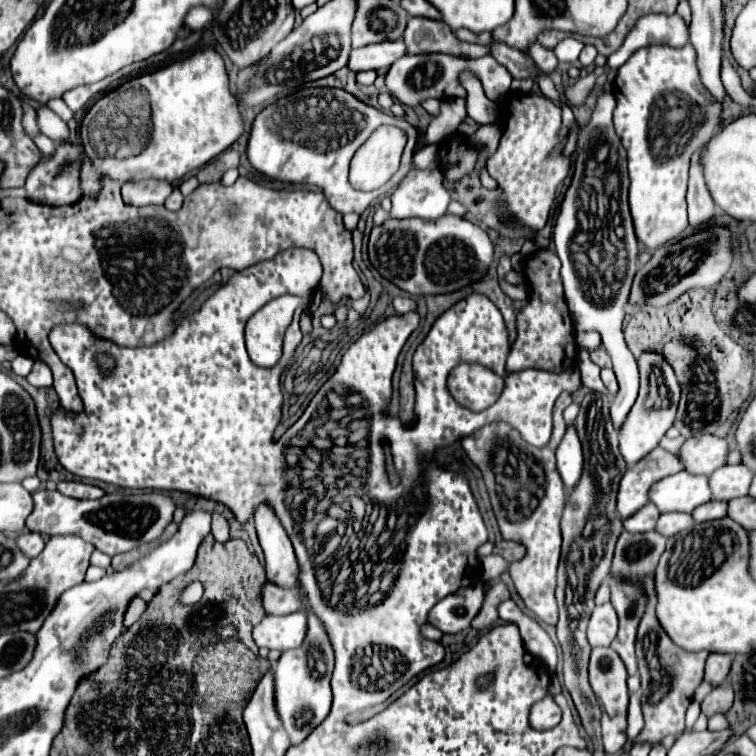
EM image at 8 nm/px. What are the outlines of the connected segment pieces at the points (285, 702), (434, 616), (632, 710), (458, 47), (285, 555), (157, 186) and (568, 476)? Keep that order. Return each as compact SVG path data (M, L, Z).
M308 613L308 635L302 647L284 651L280 661L274 665L276 711L292 745L302 743L330 713L332 669L334 669L334 653L328 635L324 635L324 627L320 625L320 621L312 613Z
M482 585L460 589L448 595L430 611L430 623L442 633L460 633L470 629L472 619L480 613L484 605L486 591Z
M630 693L630 707L628 707L628 737L634 739L640 735L644 727L644 715L642 715L642 705L640 705L640 695Z
M424 17L408 19L406 31L404 31L404 43L408 47L408 53L422 53L422 51L448 53L448 55L470 57L470 59L490 55L490 45L458 41L452 29L444 21L432 21Z
M260 503L254 511L254 521L266 557L268 581L280 587L298 587L298 579L296 579L298 565L296 565L294 549L274 509L268 503Z
M144 181L144 183L122 185L121 194L126 204L146 207L146 205L162 205L172 191L174 191L174 187L170 183Z
M566 429L566 435L556 451L556 461L558 461L558 471L562 475L562 481L566 489L574 489L582 477L584 469L584 457L582 457L582 447L576 435L576 429Z

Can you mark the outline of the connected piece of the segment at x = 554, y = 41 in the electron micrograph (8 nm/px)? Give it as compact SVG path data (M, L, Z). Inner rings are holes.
M542 31L540 35L538 35L538 43L540 45L544 45L546 49L554 49L564 37L568 37L568 33L564 33L564 31Z

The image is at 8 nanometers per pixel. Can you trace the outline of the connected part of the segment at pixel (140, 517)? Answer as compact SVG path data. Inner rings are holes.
M38 489L32 493L34 511L26 519L26 527L30 531L38 531L42 535L80 535L88 539L98 551L114 557L118 553L126 553L142 543L150 543L158 539L164 527L172 521L172 513L176 503L170 495L152 491L152 493L110 493L96 501L76 501L72 497L64 497L58 491Z

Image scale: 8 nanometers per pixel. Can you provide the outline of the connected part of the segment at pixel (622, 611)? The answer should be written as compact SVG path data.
M608 573L606 583L612 591L612 605L620 619L620 629L616 639L612 641L612 649L622 657L630 675L638 671L638 661L634 653L638 623L646 611L648 597L644 593L642 581L628 581L624 575Z

